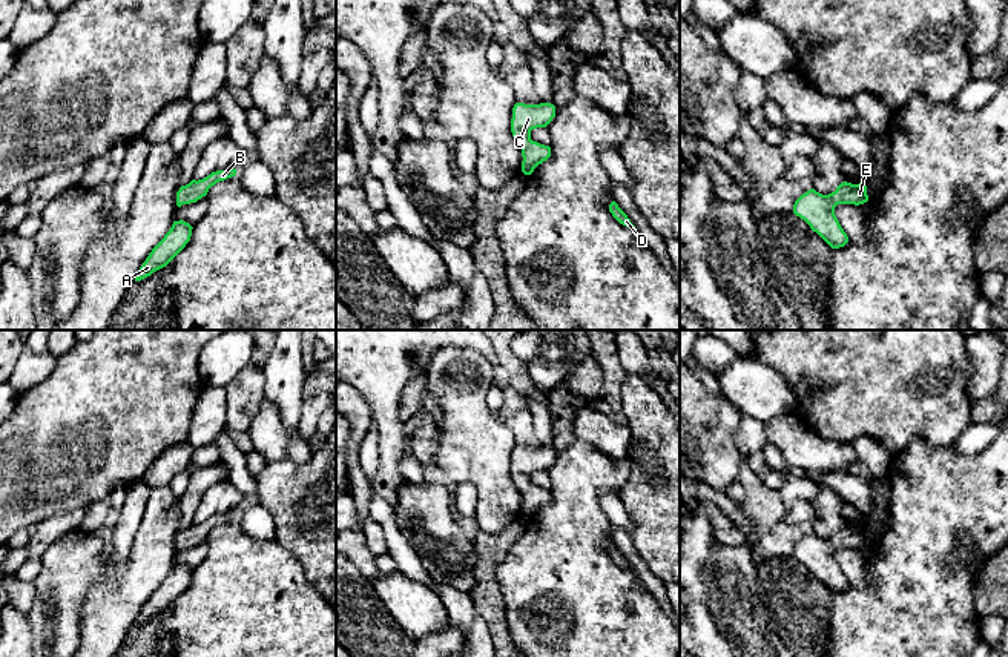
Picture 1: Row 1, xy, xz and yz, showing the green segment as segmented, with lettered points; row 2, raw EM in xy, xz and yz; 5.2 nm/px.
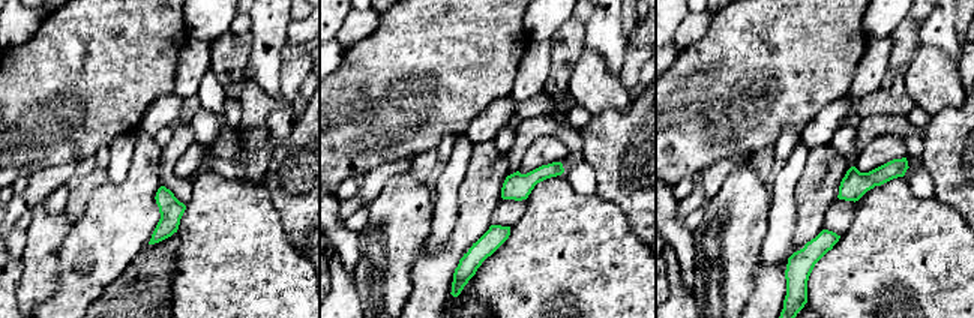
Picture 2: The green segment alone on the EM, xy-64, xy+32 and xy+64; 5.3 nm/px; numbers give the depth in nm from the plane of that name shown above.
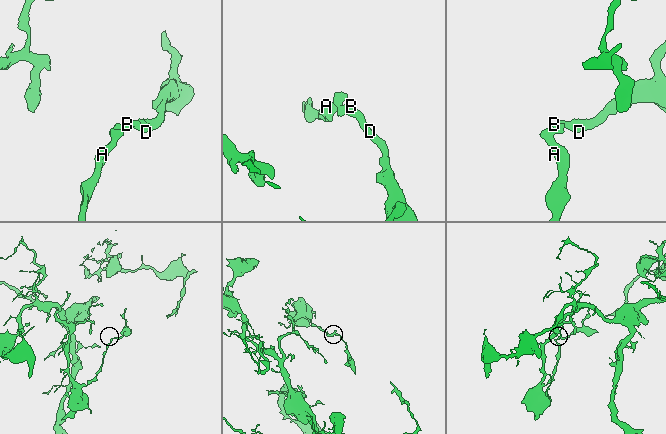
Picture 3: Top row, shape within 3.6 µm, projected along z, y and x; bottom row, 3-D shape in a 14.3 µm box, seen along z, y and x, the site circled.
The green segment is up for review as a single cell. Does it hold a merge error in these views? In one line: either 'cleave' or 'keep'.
keep

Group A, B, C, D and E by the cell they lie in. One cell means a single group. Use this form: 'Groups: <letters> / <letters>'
Groups: A B C D E

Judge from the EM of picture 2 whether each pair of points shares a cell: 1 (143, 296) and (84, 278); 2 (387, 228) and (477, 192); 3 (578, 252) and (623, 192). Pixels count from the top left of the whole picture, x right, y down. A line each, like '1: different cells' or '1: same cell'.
1: different cells
2: different cells
3: different cells

